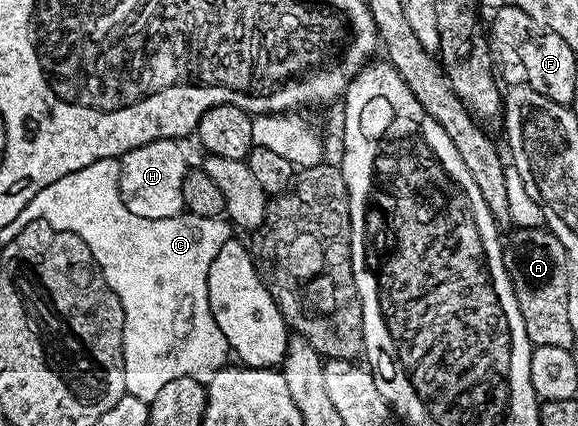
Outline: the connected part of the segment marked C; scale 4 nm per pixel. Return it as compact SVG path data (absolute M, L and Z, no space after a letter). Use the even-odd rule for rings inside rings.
M98 159L93 161L93 165L85 165L85 169L77 169L77 173L69 173L65 177L61 177L61 181L53 181L53 185L41 189L41 193L37 193L37 197L33 197L33 201L24 203L18 222L24 224L43 219L49 225L53 225L53 229L73 233L77 237L81 237L81 241L85 241L85 245L89 245L89 253L93 253L93 257L109 285L109 289L113 289L113 293L117 293L117 297L121 301L121 309L125 313L125 329L123 330L125 389L128 395L137 397L149 405L153 401L153 397L157 397L158 391L167 382L173 381L177 377L189 377L190 375L207 377L228 366L228 343L225 339L225 334L221 333L221 329L218 328L216 321L214 321L213 313L210 312L210 305L207 300L206 278L209 277L209 267L214 257L217 256L218 250L225 245L227 239L232 238L233 227L223 217L195 216L190 213L184 213L182 215L174 215L168 219L150 219L149 217L137 217L137 213L129 213L129 209L125 209L125 205L119 196L119 164L119 159Z

